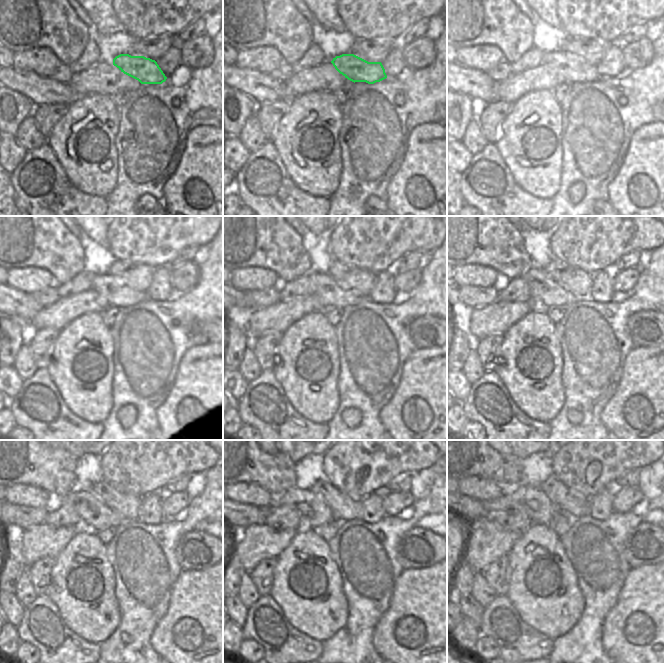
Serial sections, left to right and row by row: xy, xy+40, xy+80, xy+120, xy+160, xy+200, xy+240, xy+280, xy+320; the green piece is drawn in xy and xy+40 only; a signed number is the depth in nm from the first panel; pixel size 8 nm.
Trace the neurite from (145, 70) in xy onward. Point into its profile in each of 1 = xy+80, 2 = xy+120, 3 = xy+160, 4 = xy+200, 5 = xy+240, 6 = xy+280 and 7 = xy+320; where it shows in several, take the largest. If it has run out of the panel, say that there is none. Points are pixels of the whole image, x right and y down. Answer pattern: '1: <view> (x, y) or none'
1: xy+80 (571, 68)
2: xy+120 (115, 291)
3: xy+160 (329, 294)
4: xy+200 (545, 293)
5: xy+240 (95, 516)
6: xy+280 (311, 504)
7: xy+320 (539, 508)

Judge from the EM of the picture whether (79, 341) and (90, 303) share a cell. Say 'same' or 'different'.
different

